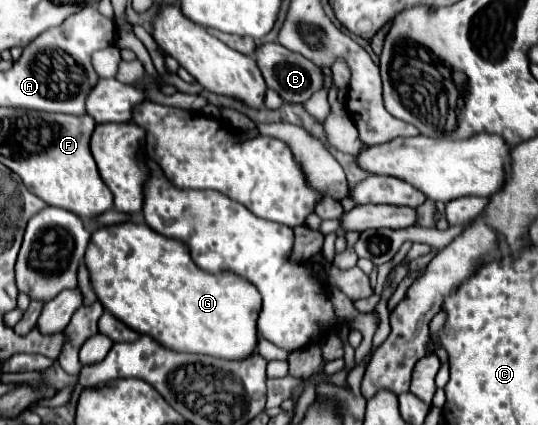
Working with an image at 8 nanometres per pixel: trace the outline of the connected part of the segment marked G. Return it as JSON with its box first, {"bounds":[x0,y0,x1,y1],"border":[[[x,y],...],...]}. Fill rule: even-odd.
{"bounds":[85,221,261,359],"border":[[[129,221],[121,225],[101,227],[91,235],[85,263],[91,273],[93,289],[103,303],[119,321],[131,327],[137,333],[153,337],[163,347],[181,353],[213,355],[217,359],[247,359],[257,349],[257,315],[261,311],[259,291],[245,279],[223,273],[213,275],[199,269],[191,255],[189,247],[177,239],[169,239],[153,231],[143,221]]]}

